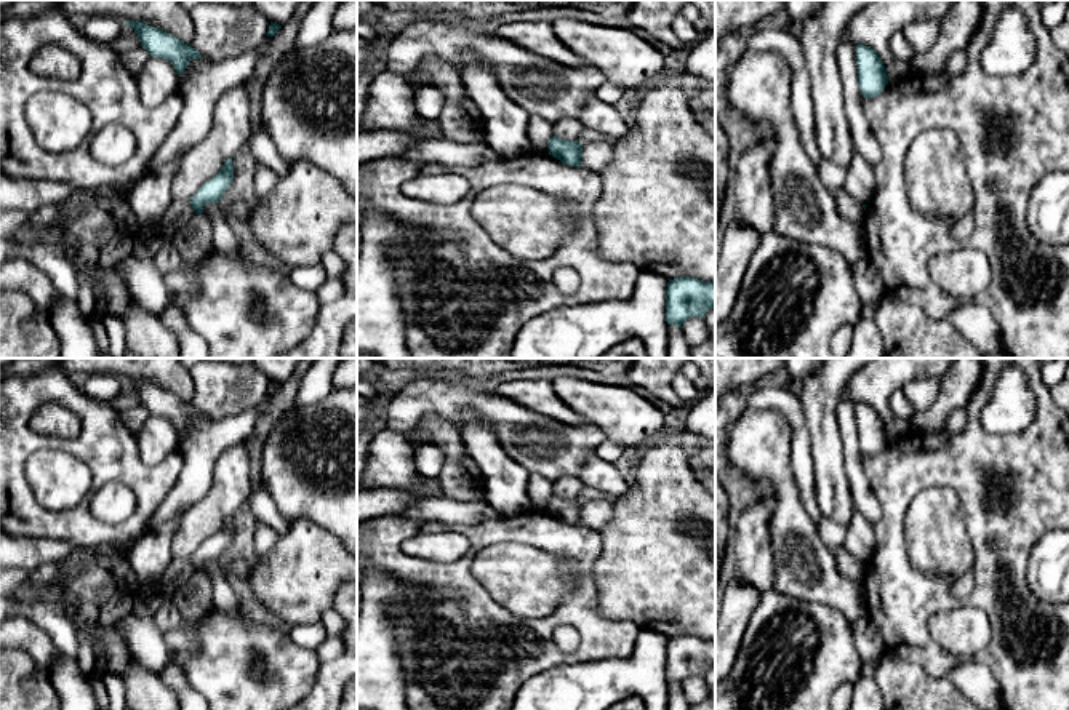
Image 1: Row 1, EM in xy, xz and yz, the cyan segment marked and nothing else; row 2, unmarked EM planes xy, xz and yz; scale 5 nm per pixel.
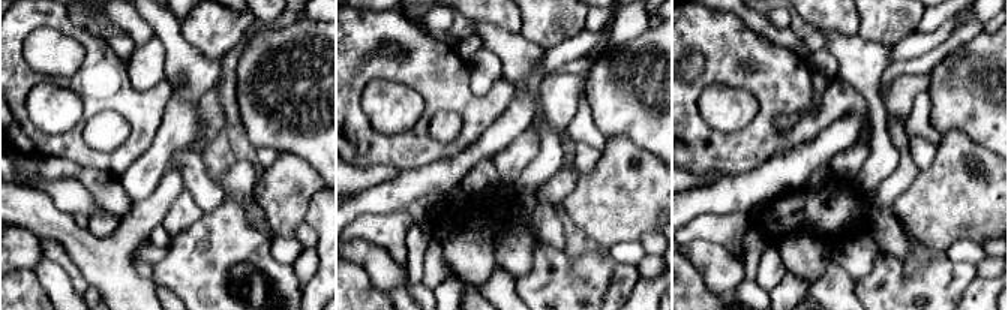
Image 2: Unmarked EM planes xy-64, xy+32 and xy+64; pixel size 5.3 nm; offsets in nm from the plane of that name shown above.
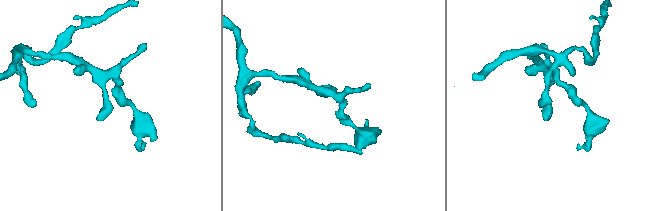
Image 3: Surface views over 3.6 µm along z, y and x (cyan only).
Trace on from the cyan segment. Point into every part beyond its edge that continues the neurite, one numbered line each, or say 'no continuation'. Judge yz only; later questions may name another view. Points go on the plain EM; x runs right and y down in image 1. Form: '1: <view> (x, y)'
no continuation

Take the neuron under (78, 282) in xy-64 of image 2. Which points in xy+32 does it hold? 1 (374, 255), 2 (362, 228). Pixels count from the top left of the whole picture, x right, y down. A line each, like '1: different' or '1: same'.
1: different
2: same

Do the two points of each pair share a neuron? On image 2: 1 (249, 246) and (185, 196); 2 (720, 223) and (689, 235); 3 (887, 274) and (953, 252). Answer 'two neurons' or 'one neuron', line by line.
1: two neurons
2: one neuron
3: two neurons

